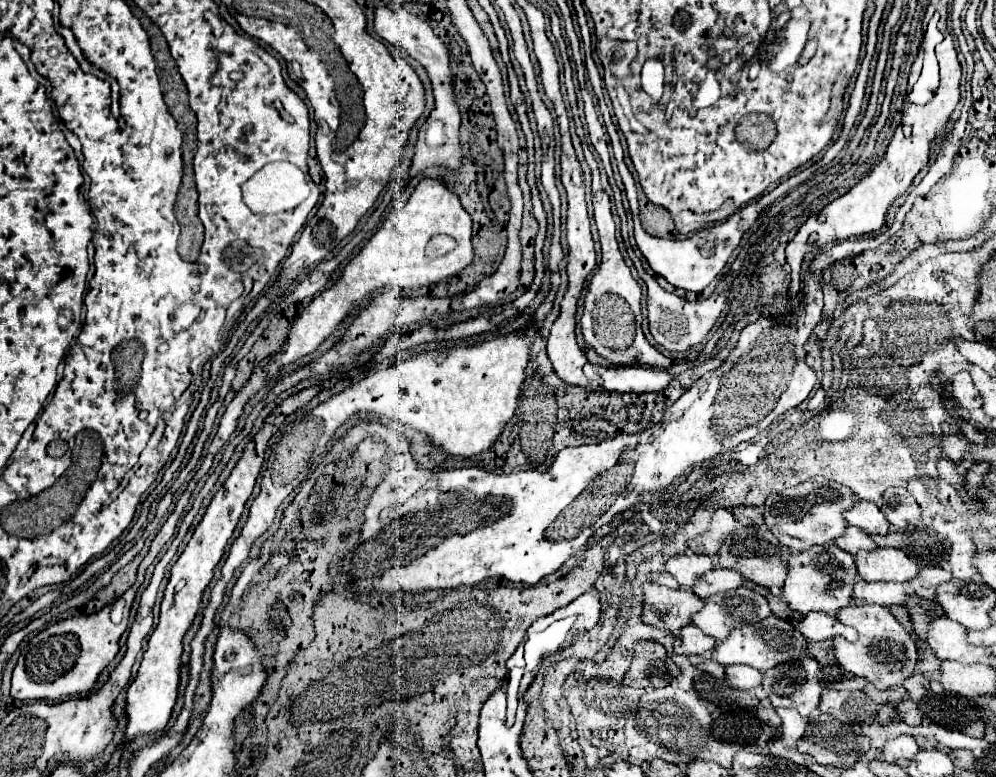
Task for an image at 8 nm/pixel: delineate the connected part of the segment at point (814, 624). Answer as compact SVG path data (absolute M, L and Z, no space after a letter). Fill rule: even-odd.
M807 613L801 619L799 631L809 639L809 641L825 641L833 639L835 635L845 637L849 641L856 641L858 634L849 626L843 625L839 619L827 613Z

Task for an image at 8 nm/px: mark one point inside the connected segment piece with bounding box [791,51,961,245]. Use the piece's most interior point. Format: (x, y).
(863, 211)

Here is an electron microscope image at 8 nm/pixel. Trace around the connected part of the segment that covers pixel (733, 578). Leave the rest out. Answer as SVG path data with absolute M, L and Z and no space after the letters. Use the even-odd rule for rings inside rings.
M713 569L707 575L703 575L703 579L699 579L699 583L695 583L693 591L701 599L707 599L711 595L733 591L735 587L741 587L741 585L743 585L743 577L739 573L735 573L733 569Z

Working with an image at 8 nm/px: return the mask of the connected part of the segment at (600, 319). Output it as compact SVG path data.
M583 147L585 159L593 169L593 207L595 207L595 223L599 229L599 239L601 239L601 249L603 249L603 259L599 271L593 275L589 289L585 293L585 313L581 317L581 331L585 337L585 343L593 347L601 357L605 357L613 367L657 367L657 369L669 369L673 365L673 359L665 357L659 353L649 341L645 339L641 331L643 315L641 315L641 287L633 279L629 267L623 261L623 255L617 247L615 239L615 223L611 217L611 207L609 207L609 195L603 191L601 181L599 181L599 167L597 161L593 159L593 153L589 147Z

